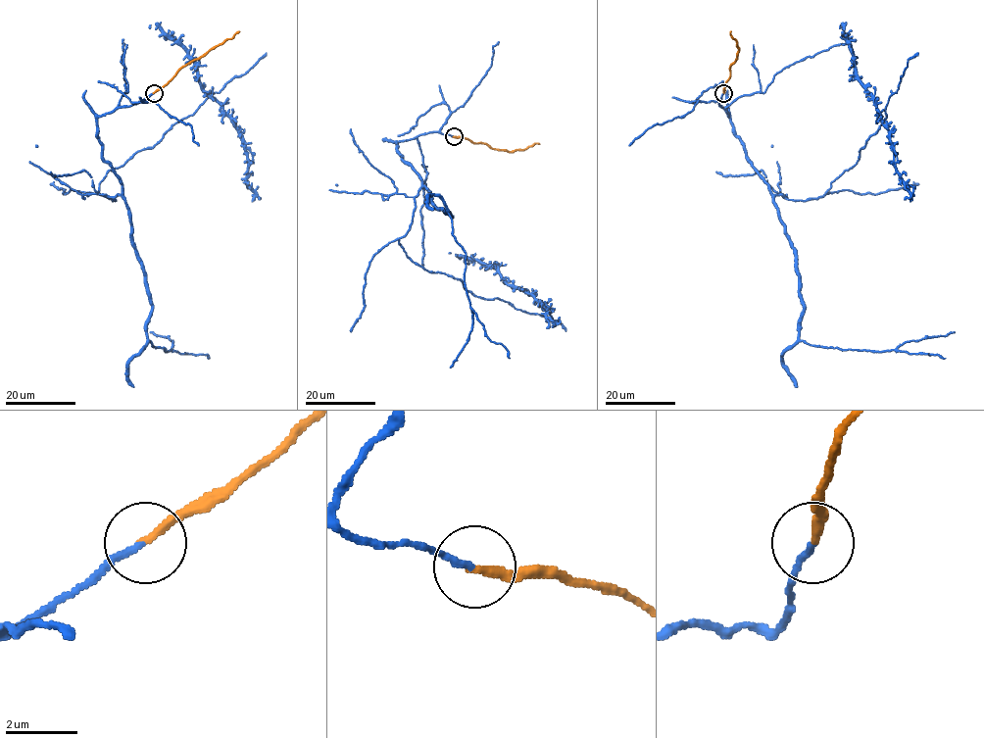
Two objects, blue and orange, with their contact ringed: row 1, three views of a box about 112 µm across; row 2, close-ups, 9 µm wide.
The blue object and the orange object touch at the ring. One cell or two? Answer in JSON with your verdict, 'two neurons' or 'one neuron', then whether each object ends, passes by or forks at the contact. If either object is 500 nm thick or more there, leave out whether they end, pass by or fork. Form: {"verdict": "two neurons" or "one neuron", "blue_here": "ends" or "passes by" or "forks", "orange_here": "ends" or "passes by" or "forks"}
{"verdict": "one neuron", "blue_here": "ends", "orange_here": "ends"}

